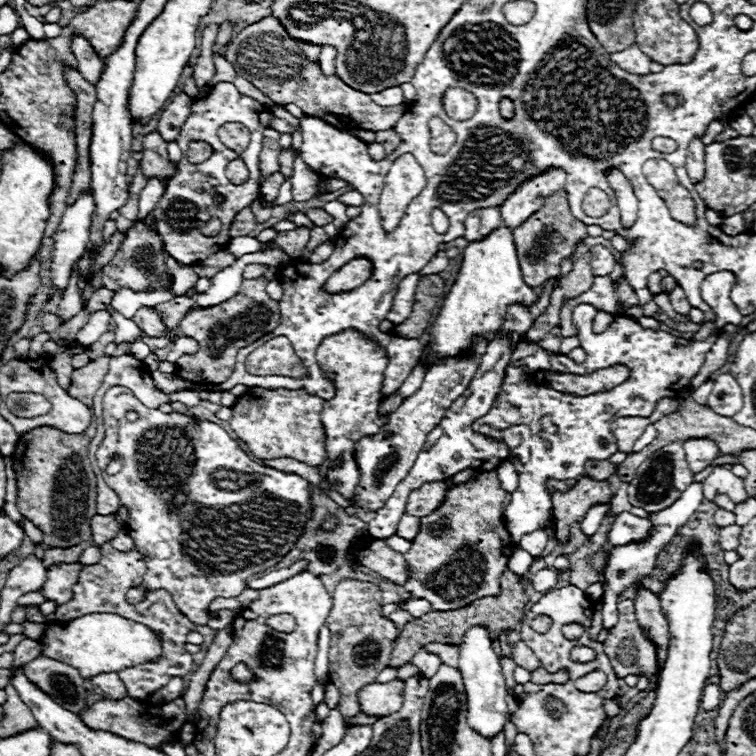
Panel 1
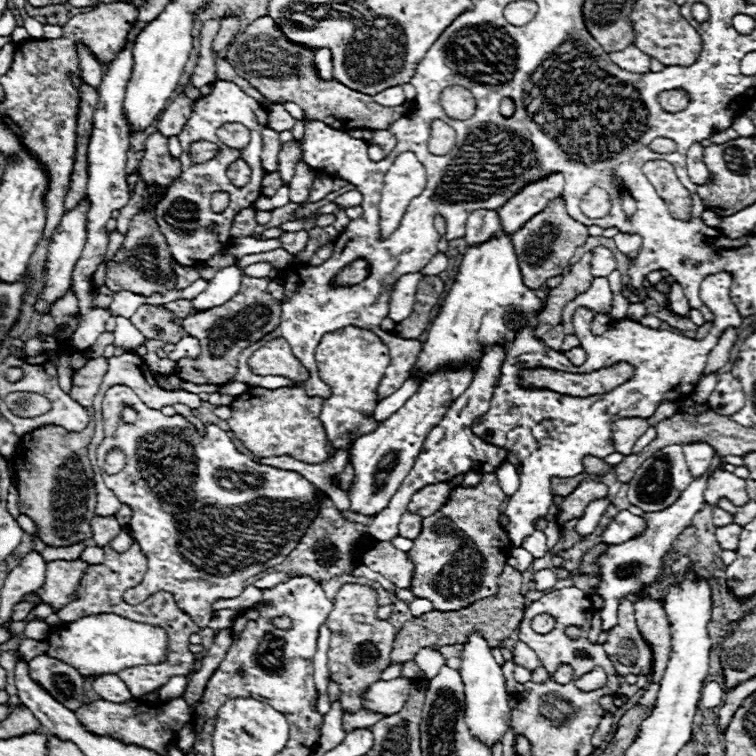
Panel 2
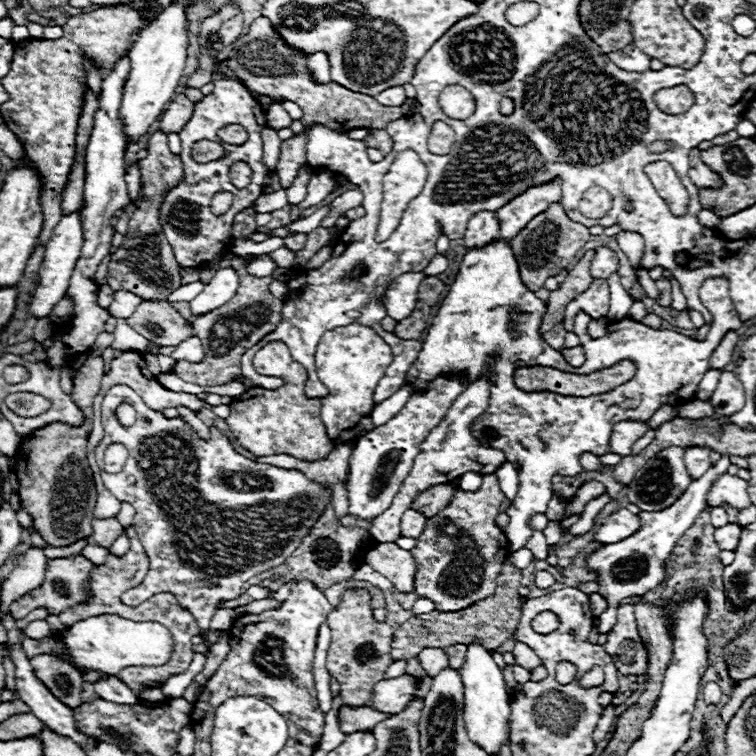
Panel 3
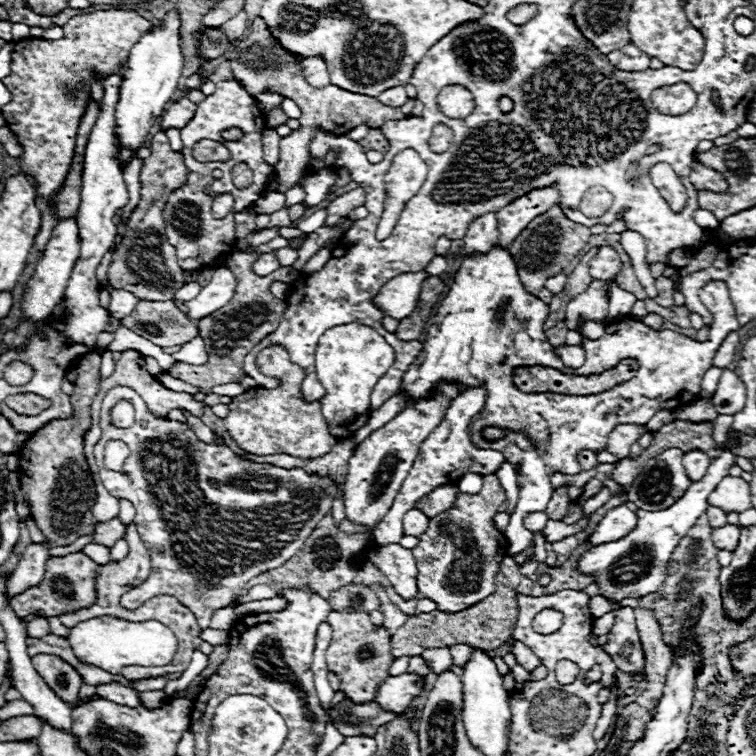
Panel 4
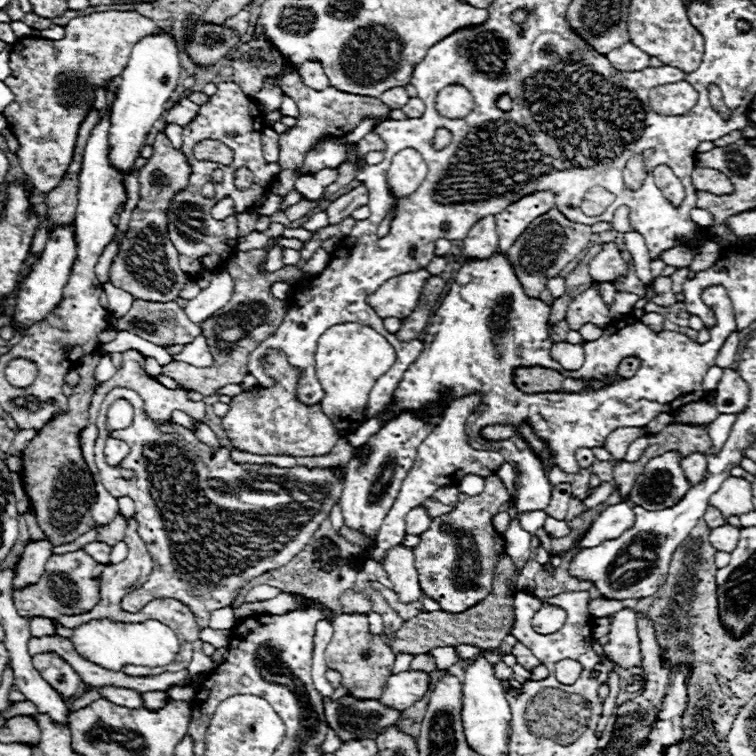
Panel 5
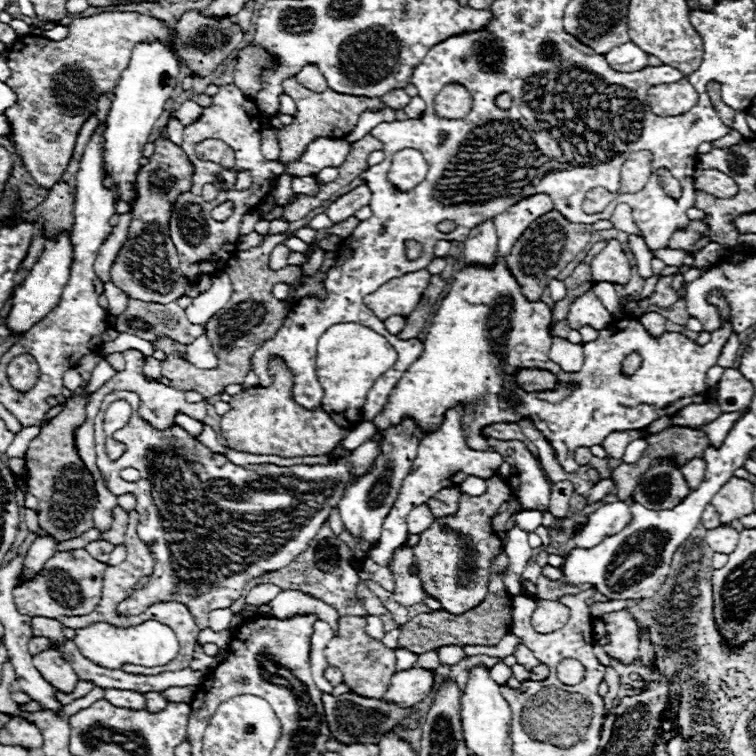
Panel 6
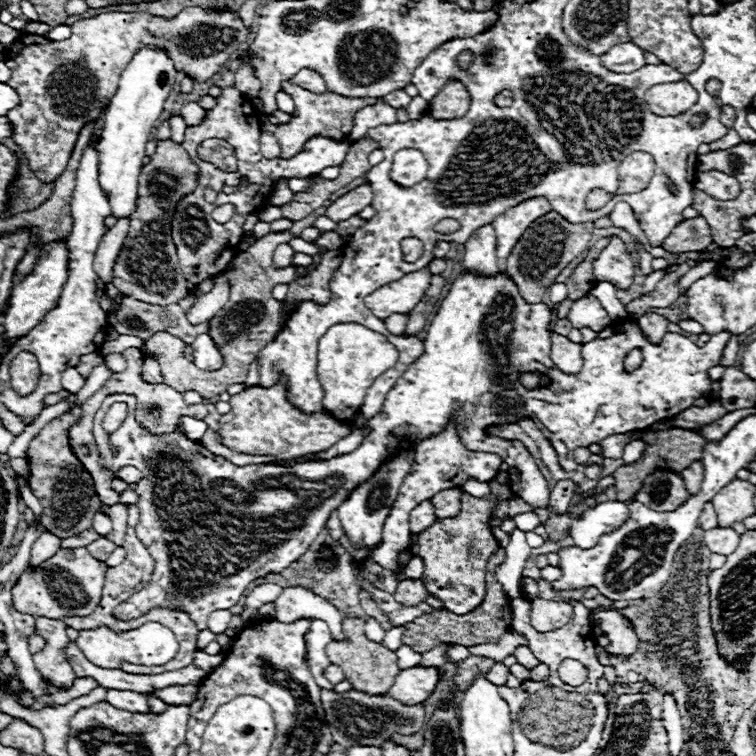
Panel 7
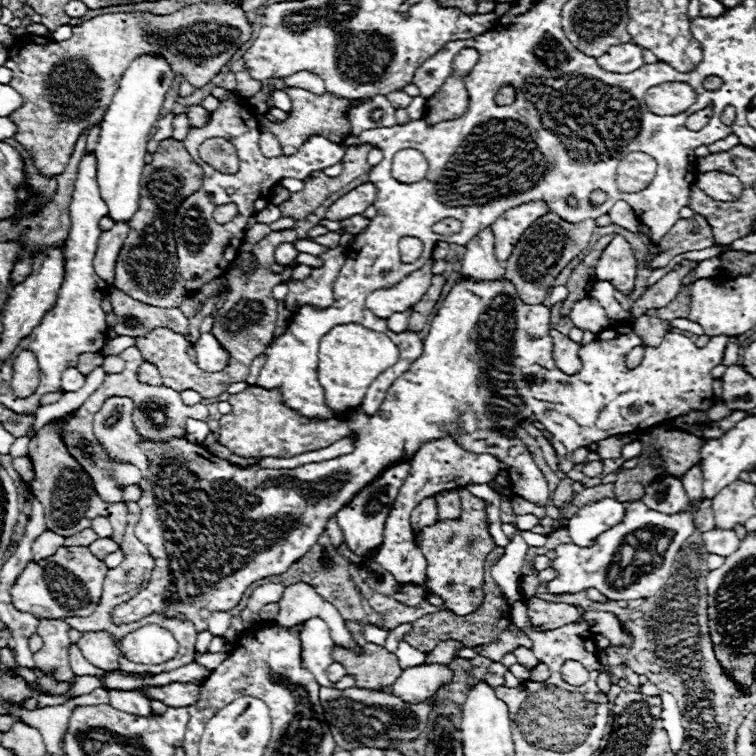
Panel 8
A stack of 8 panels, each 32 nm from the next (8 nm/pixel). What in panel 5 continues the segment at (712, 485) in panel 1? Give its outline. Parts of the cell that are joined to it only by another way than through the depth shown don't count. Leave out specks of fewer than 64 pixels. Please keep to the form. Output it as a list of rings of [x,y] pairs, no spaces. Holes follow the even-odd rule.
[[[730,476],[720,486],[720,490],[712,494],[710,504],[722,512],[724,520],[728,520],[730,516],[742,516],[744,512],[752,512],[752,484],[744,478]]]

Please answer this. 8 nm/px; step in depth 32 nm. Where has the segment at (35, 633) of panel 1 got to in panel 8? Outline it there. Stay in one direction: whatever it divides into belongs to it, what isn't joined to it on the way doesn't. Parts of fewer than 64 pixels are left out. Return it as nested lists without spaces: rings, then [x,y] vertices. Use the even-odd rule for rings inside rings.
[[[40,618],[40,626],[36,630],[36,634],[42,636],[44,646],[40,648],[40,652],[34,654],[34,664],[42,672],[56,670],[58,680],[72,680],[74,676],[68,664],[68,648],[70,648],[68,630],[70,624],[66,624],[64,620],[46,620],[46,618]]]

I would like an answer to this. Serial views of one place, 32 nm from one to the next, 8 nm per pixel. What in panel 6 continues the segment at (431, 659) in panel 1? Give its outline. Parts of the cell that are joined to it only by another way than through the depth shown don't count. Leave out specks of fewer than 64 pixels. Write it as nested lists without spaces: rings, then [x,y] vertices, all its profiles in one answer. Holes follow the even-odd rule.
[[[444,646],[440,648],[440,660],[442,664],[458,664],[460,660],[464,660],[466,652],[462,646]]]

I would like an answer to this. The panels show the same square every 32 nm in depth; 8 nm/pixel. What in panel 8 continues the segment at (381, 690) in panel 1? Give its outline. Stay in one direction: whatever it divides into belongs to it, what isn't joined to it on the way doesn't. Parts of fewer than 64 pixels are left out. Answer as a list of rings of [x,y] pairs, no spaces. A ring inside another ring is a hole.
[[[422,664],[402,672],[402,676],[392,684],[390,694],[402,698],[404,702],[418,704],[436,694],[436,690],[454,680],[454,670],[446,664]]]

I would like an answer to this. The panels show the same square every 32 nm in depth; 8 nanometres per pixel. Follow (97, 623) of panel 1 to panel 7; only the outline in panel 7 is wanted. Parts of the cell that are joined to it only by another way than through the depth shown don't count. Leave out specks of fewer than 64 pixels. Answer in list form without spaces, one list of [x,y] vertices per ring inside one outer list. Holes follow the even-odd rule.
[[[148,622],[140,628],[134,628],[124,634],[114,634],[108,628],[82,630],[76,644],[84,652],[84,656],[88,660],[92,660],[92,664],[96,664],[100,668],[108,668],[108,670],[120,668],[122,660],[132,662],[132,664],[144,664],[144,666],[160,666],[160,664],[166,664],[168,660],[172,660],[178,652],[176,636],[166,626],[160,626],[156,622]]]

